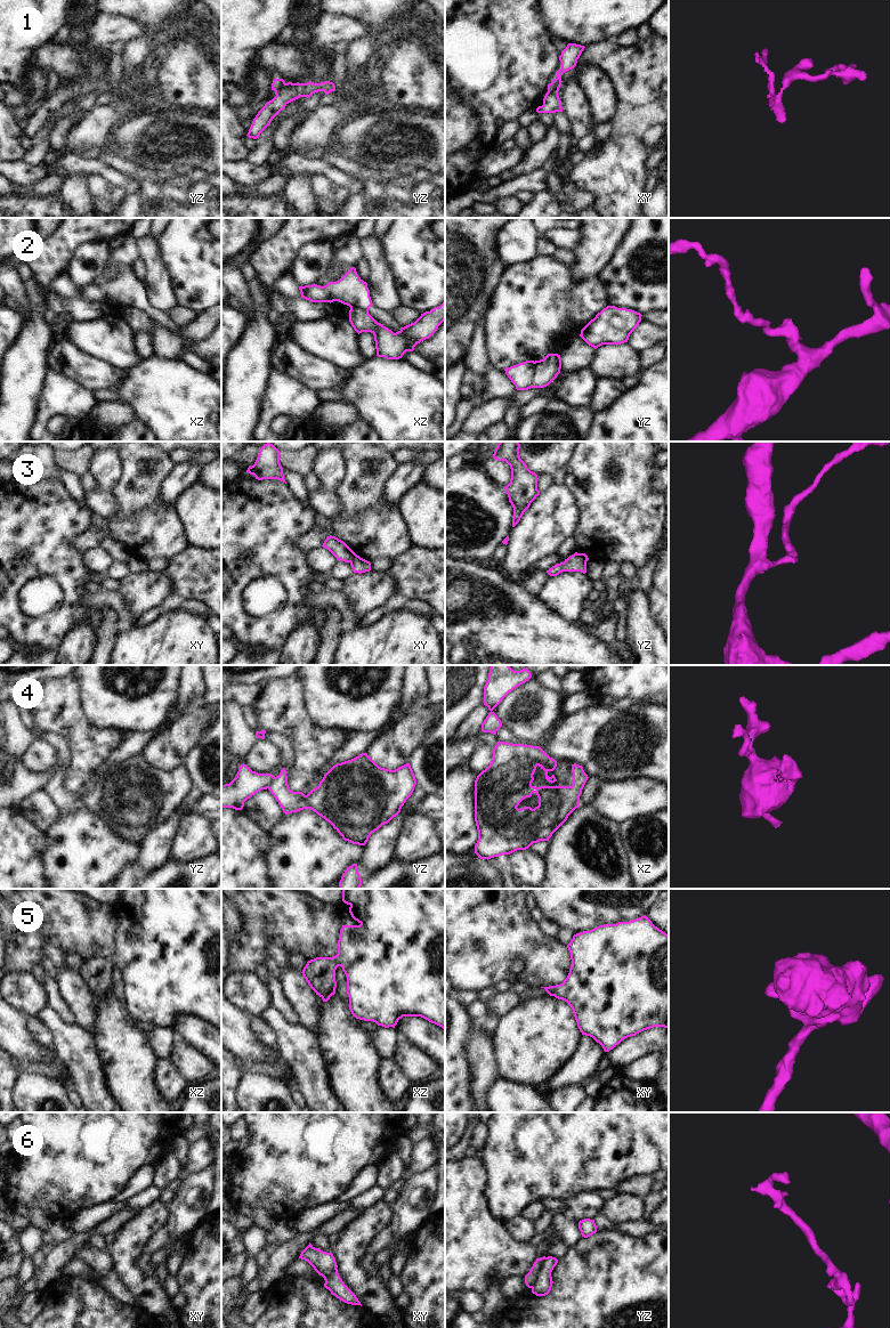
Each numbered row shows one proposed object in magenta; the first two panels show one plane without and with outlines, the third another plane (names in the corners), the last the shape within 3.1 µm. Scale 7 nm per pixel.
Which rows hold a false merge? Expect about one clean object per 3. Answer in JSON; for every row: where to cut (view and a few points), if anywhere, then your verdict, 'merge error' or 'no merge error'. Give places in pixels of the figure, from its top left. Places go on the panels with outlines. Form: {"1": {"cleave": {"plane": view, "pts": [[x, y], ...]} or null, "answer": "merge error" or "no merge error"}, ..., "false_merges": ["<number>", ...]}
{"1": {"cleave": {"plane": "yz", "pts": [[284, 82], [276, 95]]}, "answer": "merge error"}, "2": {"cleave": {"plane": "yz", "pts": [[535, 362], [532, 387]]}, "answer": "merge error"}, "3": {"cleave": {"plane": "xy", "pts": [[356, 555], [355, 559], [350, 563]]}, "answer": "merge error"}, "4": {"cleave": {"plane": "yz", "pts": [[274, 777], [267, 787]]}, "answer": "merge error"}, "5": {"cleave": null, "answer": "no merge error"}, "6": {"cleave": {"plane": "yz", "pts": [[547, 1257], [542, 1263], [536, 1281], [531, 1287]]}, "answer": "merge error"}, "false_merges": ["1", "2", "3", "4", "6"]}

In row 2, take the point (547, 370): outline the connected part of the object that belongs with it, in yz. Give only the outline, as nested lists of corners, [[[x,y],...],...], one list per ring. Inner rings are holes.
[[[548,354],[543,359],[535,361],[535,365],[533,388],[544,388],[560,373],[561,358],[558,354]]]

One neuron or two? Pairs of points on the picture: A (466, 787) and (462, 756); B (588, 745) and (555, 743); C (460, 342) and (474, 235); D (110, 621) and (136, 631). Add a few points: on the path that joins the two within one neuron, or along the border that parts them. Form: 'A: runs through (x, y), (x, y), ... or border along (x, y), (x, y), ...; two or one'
A: border along (468, 763), (460, 764), (456, 768); two
B: runs through (580, 743), (563, 743); one
C: runs through (460, 316), (460, 261); one
D: border along (124, 626), (114, 652); two

